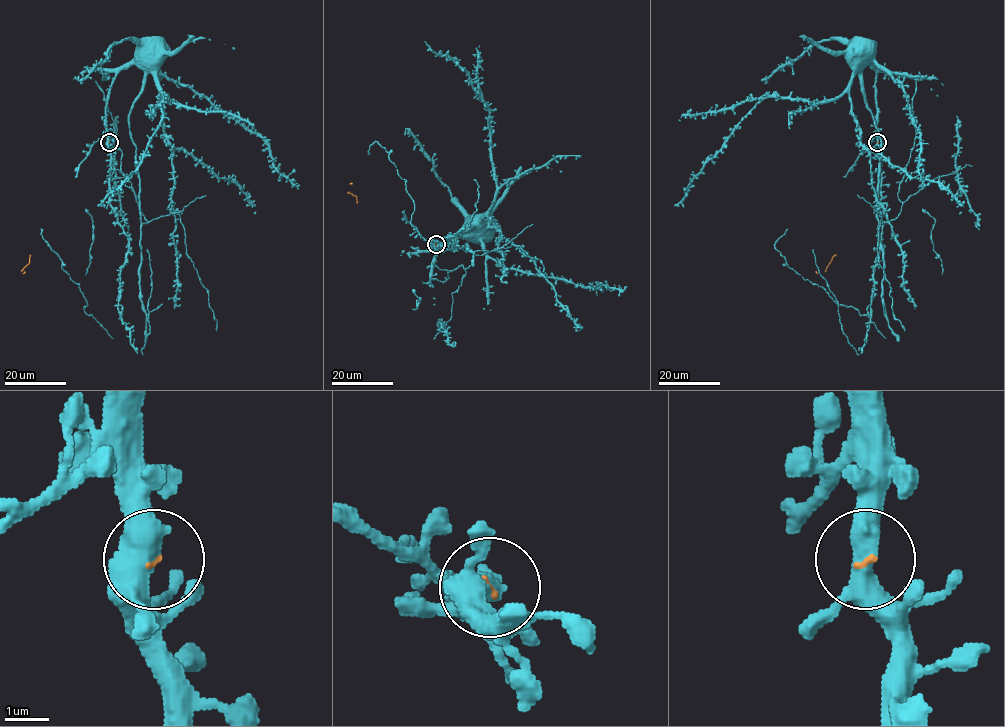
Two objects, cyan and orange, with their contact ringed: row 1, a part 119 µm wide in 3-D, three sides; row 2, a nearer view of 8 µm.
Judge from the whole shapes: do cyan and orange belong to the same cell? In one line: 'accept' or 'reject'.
accept

